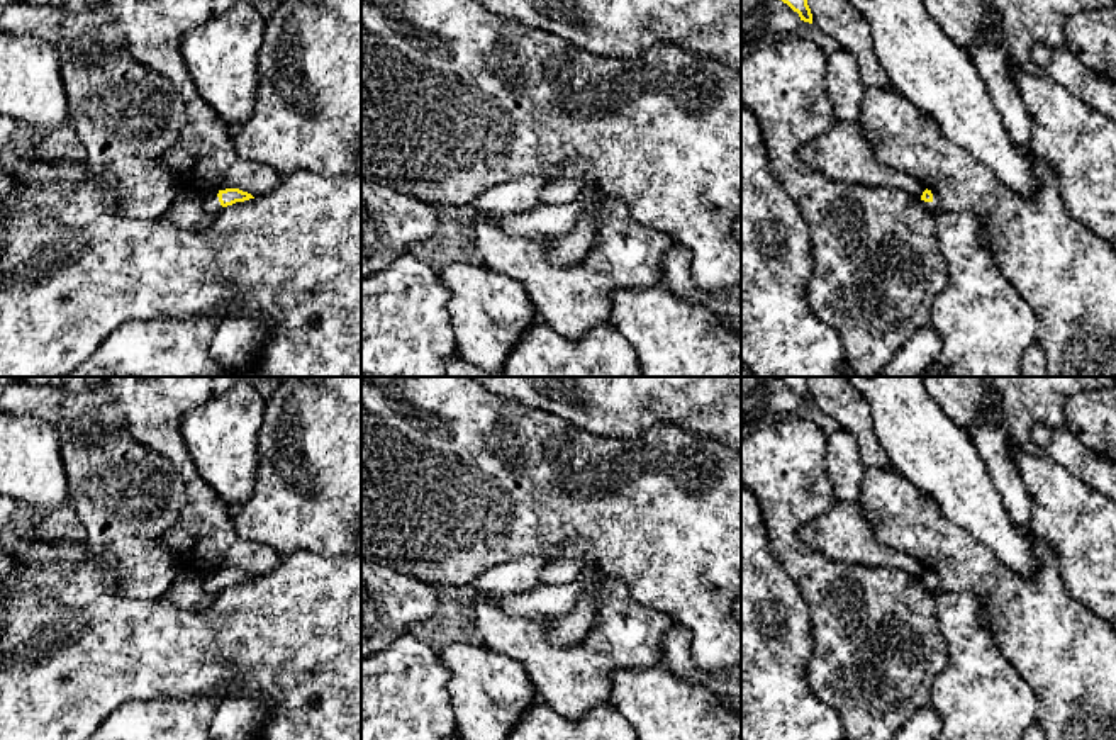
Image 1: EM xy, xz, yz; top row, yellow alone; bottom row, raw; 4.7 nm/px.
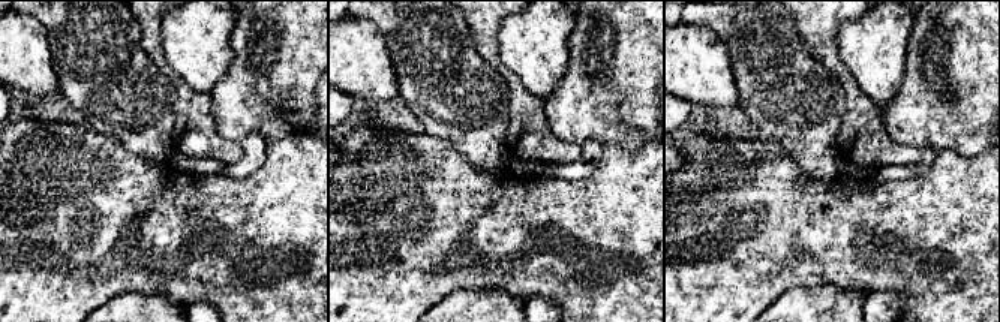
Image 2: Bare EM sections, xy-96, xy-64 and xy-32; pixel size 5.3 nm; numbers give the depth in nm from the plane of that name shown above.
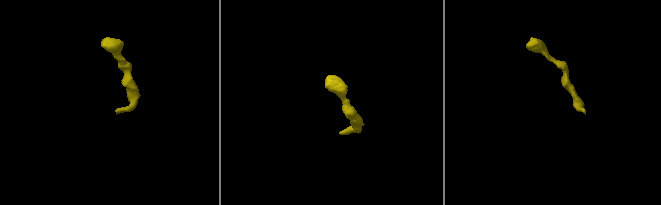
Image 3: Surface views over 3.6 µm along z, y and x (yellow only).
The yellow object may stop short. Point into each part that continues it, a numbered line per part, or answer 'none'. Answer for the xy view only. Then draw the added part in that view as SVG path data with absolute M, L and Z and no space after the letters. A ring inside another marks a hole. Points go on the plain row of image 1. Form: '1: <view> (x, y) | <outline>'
1: xy (211, 584) | M209 572L205 577L200 579L200 586L207 596L219 594L224 587L219 582L217 572Z

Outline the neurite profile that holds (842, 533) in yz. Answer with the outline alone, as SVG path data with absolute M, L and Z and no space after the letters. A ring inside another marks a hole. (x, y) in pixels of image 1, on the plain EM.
M836 501L823 516L802 523L799 538L807 550L836 562L904 570L919 579L926 570L914 557L882 547L857 504Z

